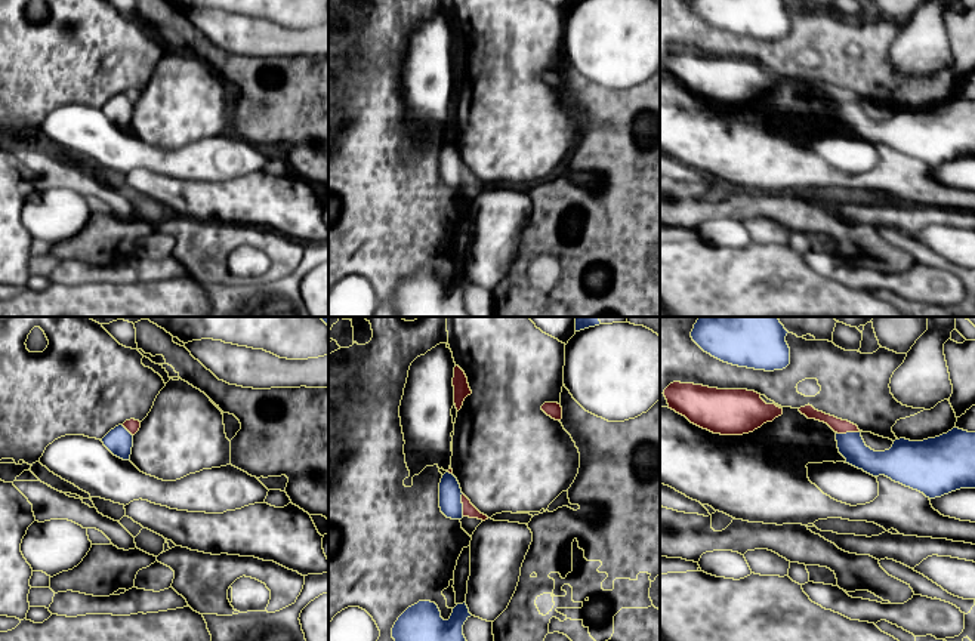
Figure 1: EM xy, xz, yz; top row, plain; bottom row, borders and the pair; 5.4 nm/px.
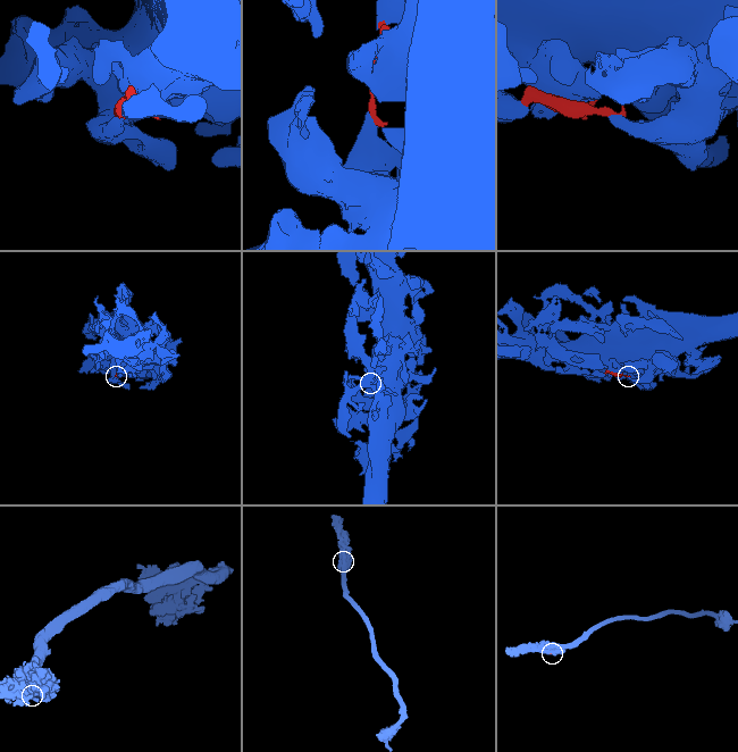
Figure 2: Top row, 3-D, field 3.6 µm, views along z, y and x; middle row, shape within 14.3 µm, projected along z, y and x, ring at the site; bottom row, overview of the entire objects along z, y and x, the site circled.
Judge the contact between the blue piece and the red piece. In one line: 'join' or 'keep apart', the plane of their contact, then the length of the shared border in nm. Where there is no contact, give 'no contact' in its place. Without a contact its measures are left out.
keep apart; contact in yz; length 130 nm

